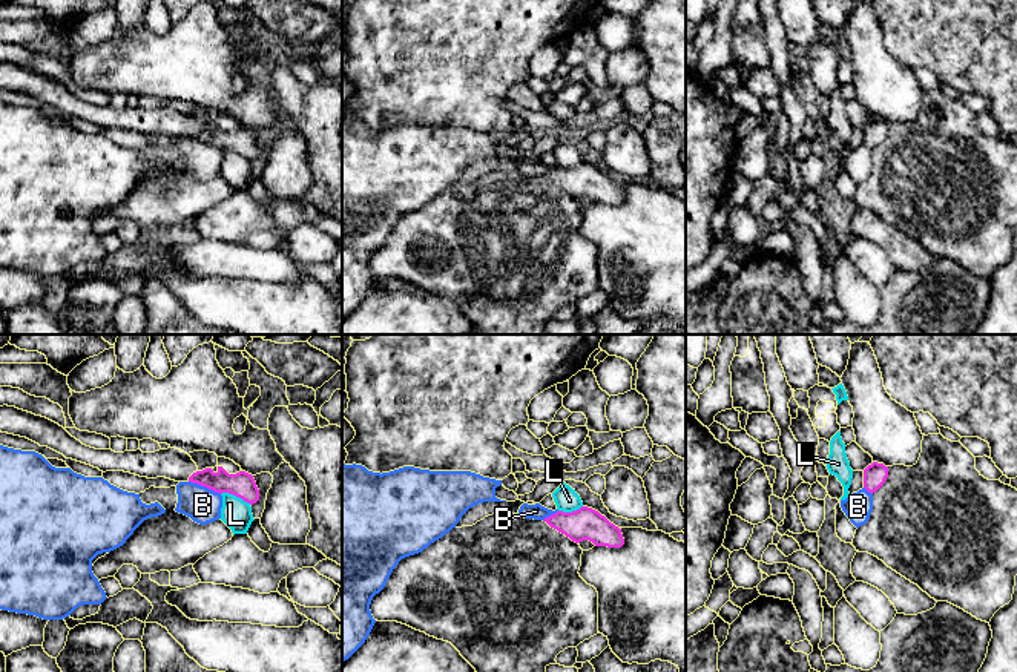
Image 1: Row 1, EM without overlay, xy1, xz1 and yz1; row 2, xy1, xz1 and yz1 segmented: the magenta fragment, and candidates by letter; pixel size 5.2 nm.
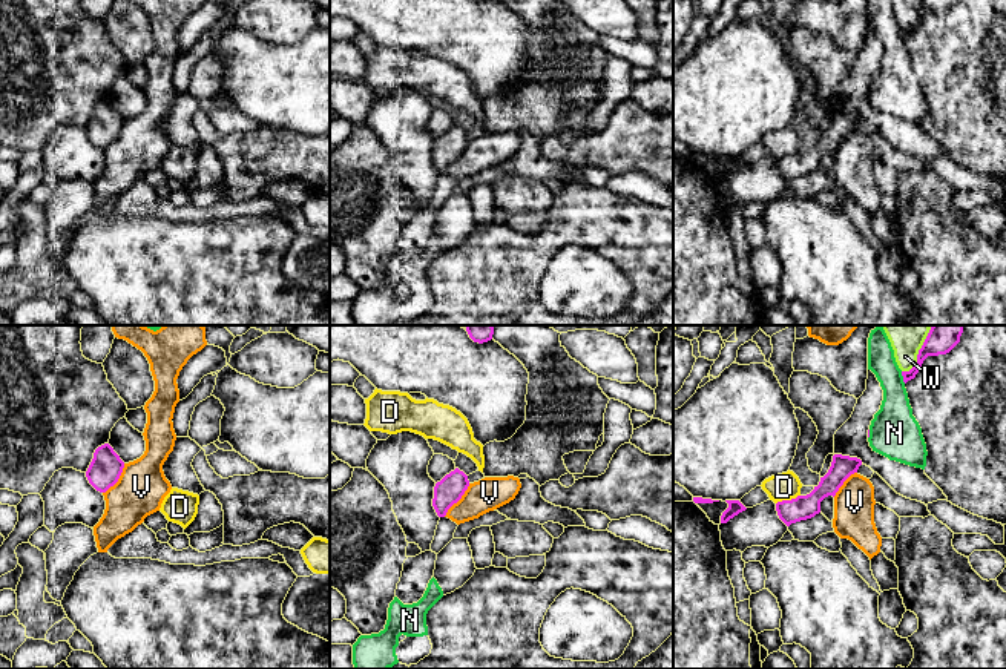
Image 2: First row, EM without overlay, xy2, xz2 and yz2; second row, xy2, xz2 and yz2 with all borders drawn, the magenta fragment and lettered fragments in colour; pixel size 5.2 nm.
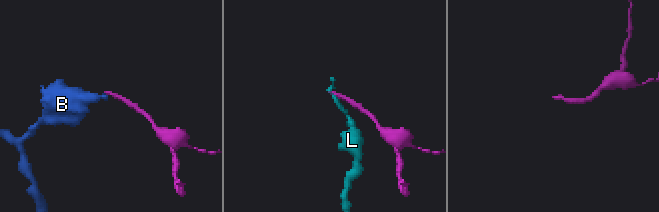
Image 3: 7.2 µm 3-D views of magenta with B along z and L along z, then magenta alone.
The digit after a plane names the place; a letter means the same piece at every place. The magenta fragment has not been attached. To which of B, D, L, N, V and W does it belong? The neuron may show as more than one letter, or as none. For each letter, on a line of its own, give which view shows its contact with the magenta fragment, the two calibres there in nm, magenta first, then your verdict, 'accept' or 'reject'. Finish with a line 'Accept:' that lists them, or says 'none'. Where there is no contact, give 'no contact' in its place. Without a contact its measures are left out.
B: contact in xy1; calibres 140 and 190 nm; reject
D: contact in yz2; calibres 130 and 140 nm; reject
L: contact in xy1; calibres 140 and 160 nm; reject
N: contact in yz2; calibres 70 and 220 nm; reject
V: contact in xz2; calibres 140 and 170 nm; reject
W: contact in yz2; calibres 70 and 120 nm; reject
Accept: none

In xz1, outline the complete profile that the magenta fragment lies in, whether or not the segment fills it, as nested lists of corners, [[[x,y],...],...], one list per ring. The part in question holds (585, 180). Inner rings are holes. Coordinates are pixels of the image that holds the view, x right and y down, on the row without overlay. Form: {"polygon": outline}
{"polygon": [[[587,163],[572,169],[557,167],[543,178],[575,199],[589,196],[595,203],[607,204],[621,204],[624,201],[621,186]]]}

